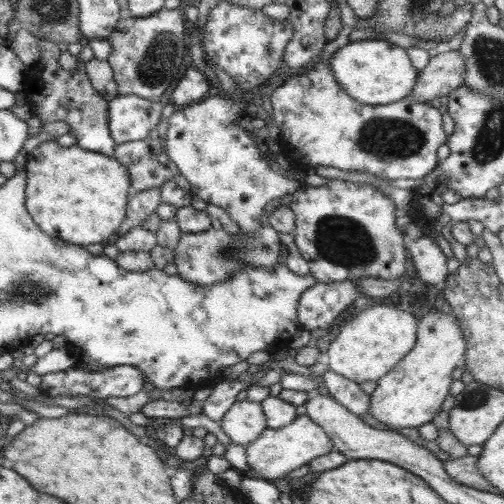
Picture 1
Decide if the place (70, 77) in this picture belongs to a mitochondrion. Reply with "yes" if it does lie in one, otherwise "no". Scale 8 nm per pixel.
no

